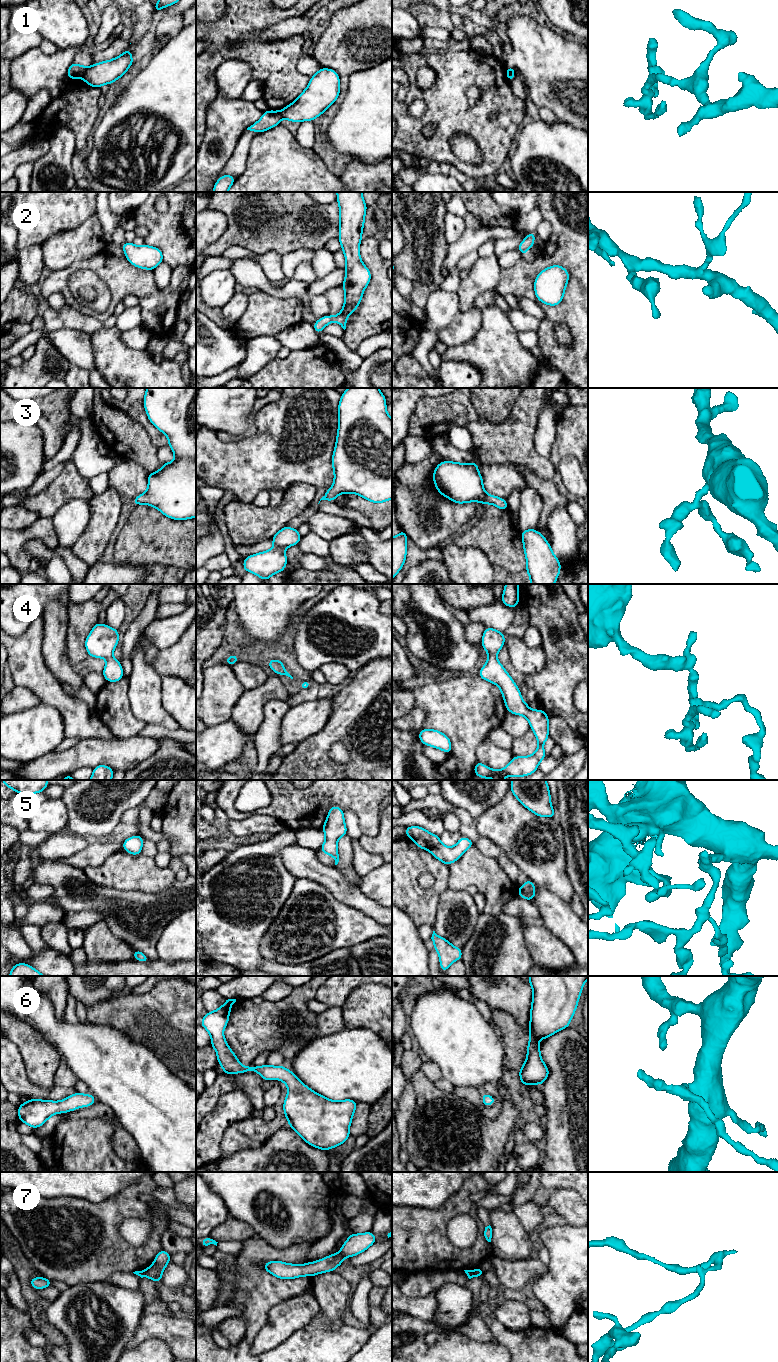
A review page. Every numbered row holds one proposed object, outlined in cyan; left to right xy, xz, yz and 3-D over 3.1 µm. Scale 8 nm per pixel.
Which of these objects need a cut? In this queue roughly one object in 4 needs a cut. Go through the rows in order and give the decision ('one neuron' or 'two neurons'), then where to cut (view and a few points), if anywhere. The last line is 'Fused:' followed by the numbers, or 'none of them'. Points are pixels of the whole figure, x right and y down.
1: two neurons; cut in xy along (86, 67), (85, 73), (81, 77)
2: one neuron; no cut
3: one neuron; no cut
4: one neuron; no cut
5: one neuron; no cut
6: one neuron; no cut
7: two neurons; cut in xy along (145, 1270), (146, 1275)
Fused: 1, 7

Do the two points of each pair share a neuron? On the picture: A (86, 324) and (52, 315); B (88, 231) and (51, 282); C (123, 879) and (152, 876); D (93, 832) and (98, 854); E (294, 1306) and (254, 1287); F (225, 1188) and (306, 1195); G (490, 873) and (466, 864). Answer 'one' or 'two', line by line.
A: one
B: two
C: one
D: two
E: two
F: one
G: one

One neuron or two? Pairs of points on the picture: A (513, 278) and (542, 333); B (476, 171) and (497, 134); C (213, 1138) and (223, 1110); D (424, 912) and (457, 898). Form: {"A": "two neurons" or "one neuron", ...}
{"A": "one neuron", "B": "one neuron", "C": "one neuron", "D": "two neurons"}

